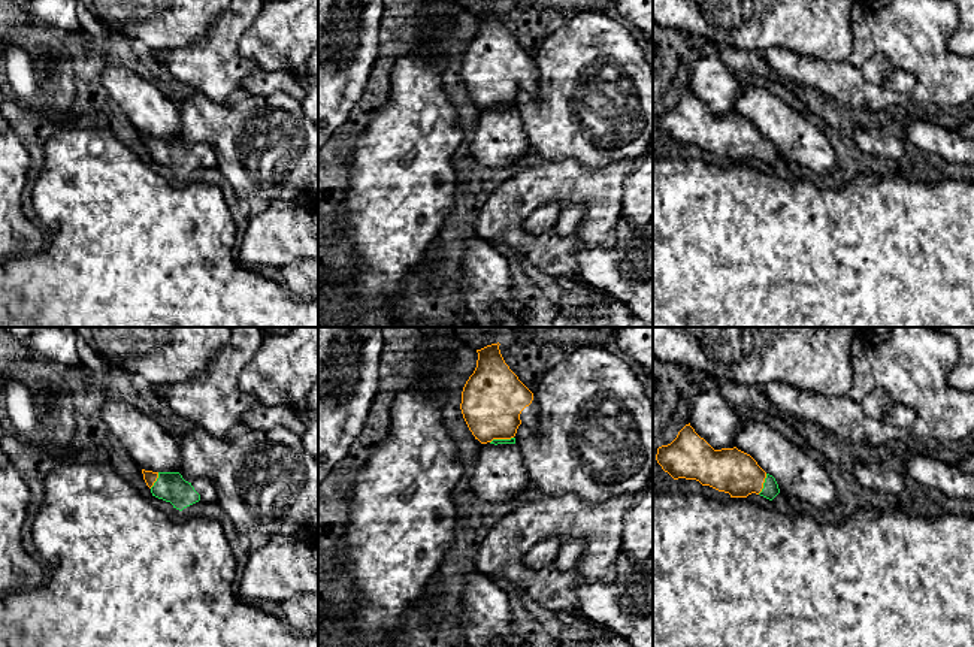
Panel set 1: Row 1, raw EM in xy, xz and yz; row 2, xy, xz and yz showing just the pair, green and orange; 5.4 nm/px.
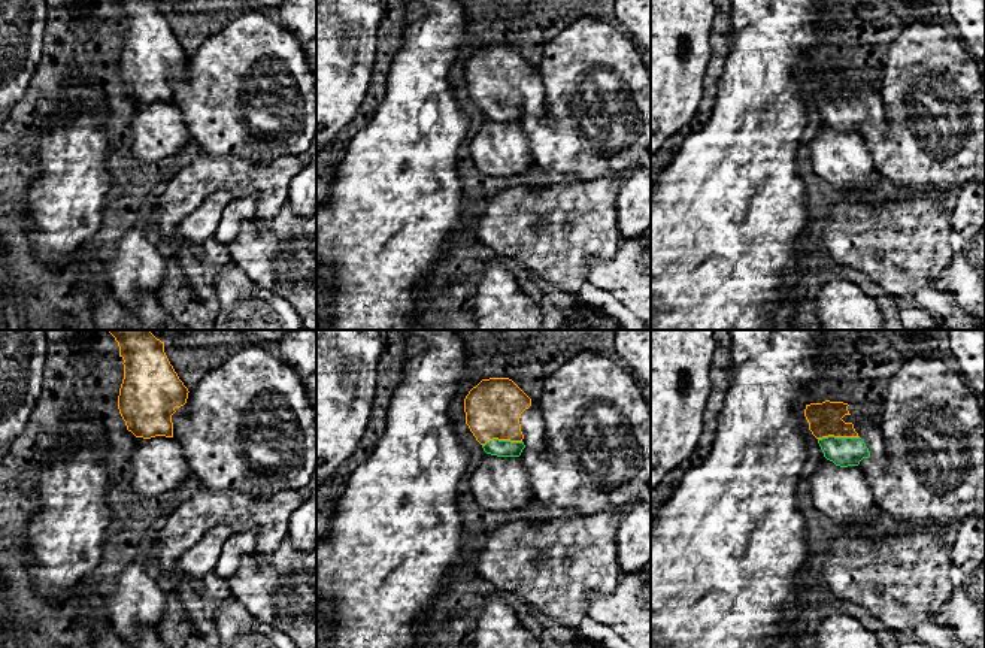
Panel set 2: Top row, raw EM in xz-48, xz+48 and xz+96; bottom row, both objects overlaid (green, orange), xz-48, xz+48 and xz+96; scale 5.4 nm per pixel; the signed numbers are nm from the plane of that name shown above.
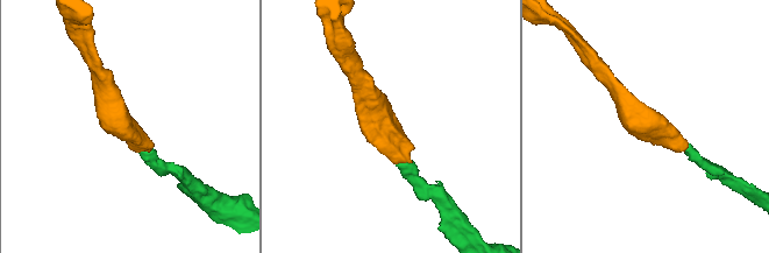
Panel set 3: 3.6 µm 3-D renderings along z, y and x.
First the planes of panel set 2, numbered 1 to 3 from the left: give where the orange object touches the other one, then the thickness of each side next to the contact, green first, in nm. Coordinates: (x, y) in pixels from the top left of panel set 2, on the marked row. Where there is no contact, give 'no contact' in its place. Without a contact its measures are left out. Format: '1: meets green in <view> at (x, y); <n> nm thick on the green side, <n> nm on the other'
1: no contact
2: meets green in xz+48 at (502, 441); 100 nm thick on the green side, 300 nm on the other
3: meets green in xz+96 at (837, 438); 160 nm thick on the green side, 180 nm on the other

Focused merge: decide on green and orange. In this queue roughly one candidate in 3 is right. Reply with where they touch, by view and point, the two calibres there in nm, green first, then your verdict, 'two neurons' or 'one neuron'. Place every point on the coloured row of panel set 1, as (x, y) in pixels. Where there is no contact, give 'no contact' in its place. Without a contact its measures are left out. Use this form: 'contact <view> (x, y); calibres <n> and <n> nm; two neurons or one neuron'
contact yz (764, 484); calibres 90 and 240 nm; one neuron

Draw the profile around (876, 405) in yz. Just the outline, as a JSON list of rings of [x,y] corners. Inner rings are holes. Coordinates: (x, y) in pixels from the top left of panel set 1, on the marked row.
[[[881,390],[868,393],[862,408],[869,418],[895,427],[908,427],[916,420],[913,408],[902,403],[890,403]]]

